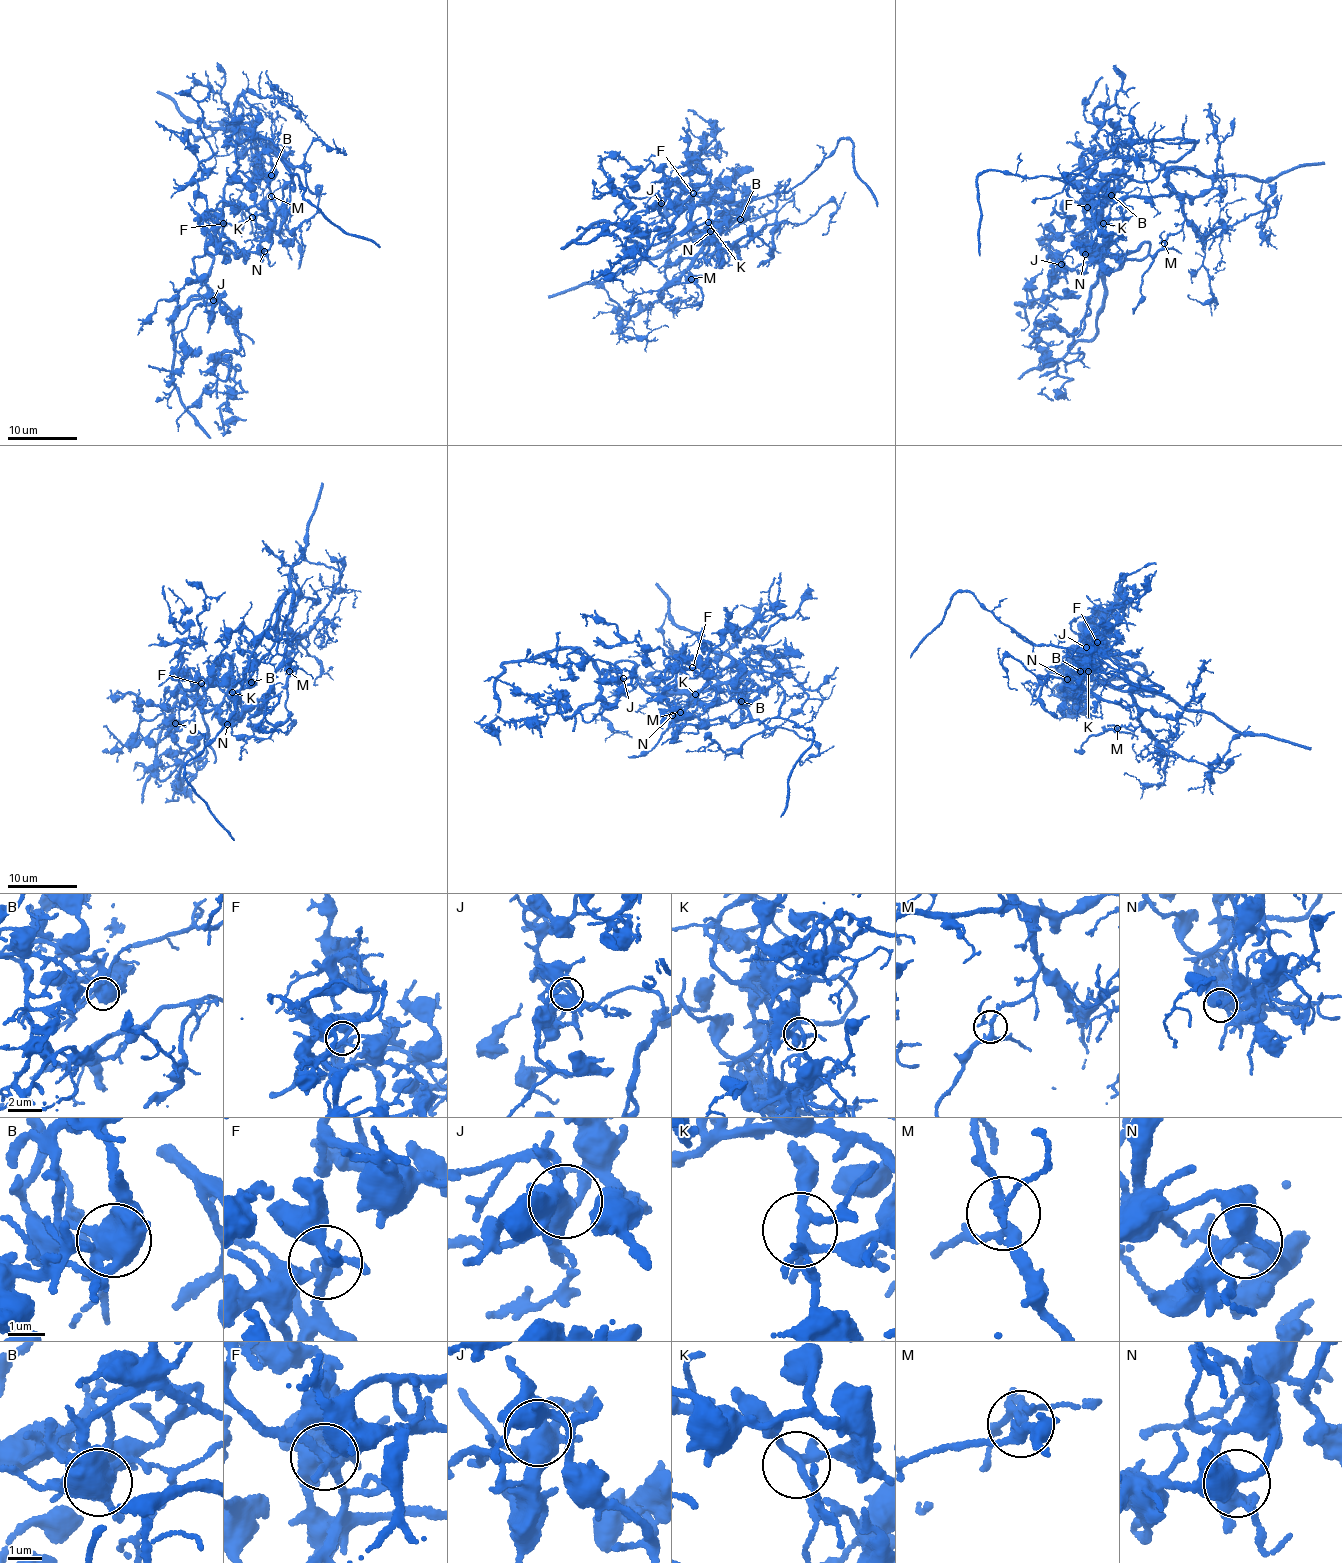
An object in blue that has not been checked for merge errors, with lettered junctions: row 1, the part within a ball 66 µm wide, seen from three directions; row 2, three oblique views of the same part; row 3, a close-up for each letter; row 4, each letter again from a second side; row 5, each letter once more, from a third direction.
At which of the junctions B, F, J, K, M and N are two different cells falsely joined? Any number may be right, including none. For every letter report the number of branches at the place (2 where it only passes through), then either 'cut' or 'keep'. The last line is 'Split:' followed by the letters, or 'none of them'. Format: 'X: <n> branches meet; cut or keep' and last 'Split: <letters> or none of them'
B: 6 branches meet; cut
F: 4 branches meet; keep
J: 5 branches meet; keep
K: 4 branches meet; keep
M: 4 branches meet; keep
N: 4 branches meet; keep
Split: B

